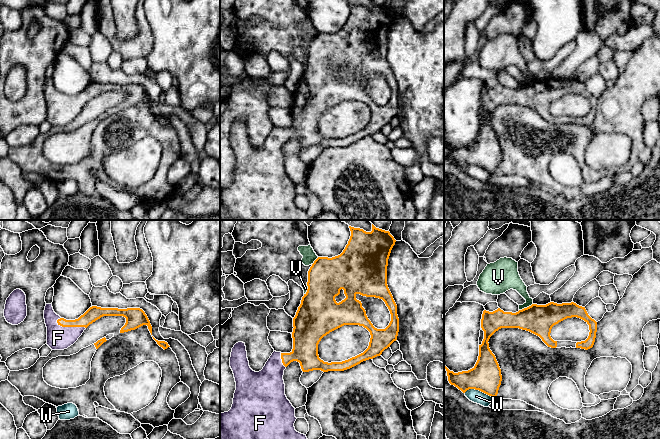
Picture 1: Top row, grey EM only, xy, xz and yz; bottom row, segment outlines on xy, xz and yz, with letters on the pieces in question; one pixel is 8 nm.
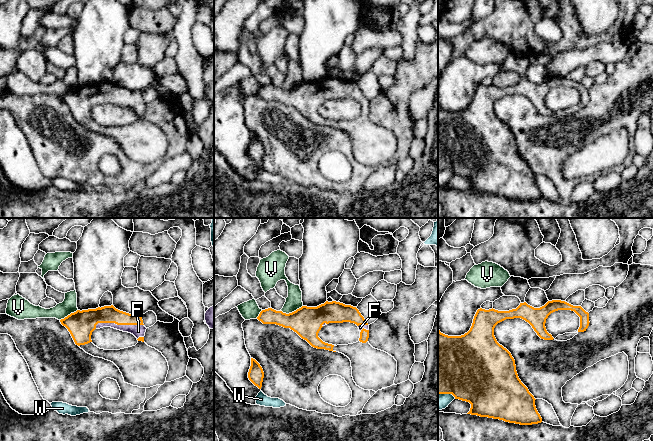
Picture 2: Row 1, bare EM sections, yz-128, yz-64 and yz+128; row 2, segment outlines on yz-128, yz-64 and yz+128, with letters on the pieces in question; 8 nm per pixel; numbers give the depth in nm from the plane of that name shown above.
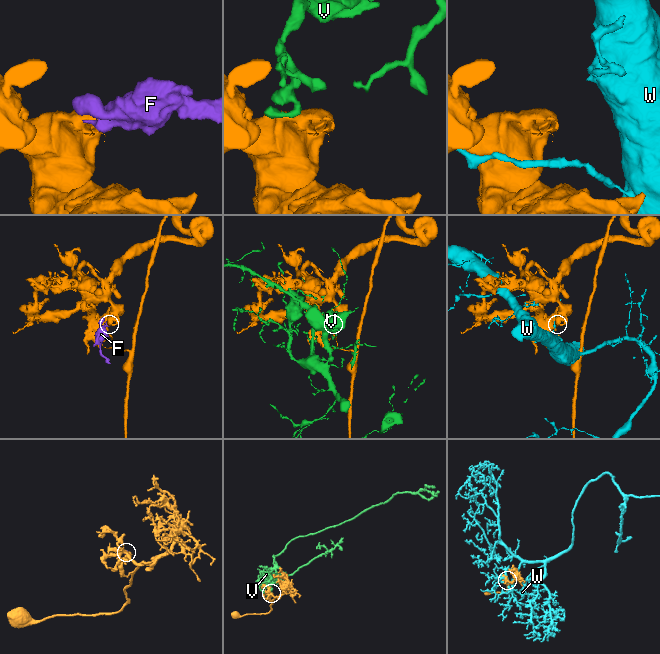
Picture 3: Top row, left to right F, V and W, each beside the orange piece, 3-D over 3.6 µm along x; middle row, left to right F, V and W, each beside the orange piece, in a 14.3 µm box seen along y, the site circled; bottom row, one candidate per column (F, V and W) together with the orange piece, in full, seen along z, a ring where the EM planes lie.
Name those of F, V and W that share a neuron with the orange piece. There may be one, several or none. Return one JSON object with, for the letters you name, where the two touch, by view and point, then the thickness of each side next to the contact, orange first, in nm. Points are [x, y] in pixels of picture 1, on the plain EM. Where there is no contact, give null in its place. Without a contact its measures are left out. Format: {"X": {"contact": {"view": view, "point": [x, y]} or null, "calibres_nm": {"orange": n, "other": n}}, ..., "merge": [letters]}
{"F": {"contact": {"view": "xy", "point": [70, 102]}, "calibres_nm": {"orange": 120, "other": 190}}, "merge": ["F"]}

